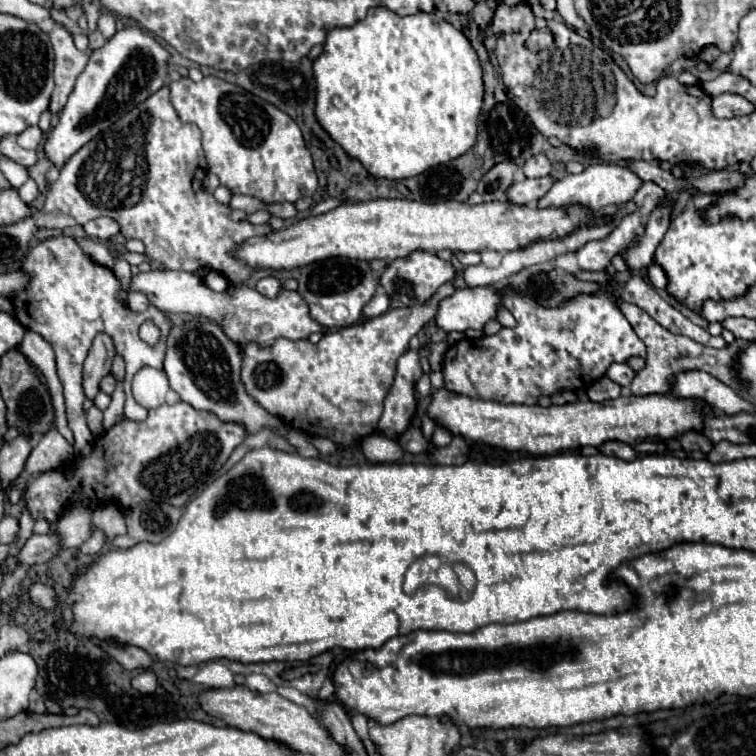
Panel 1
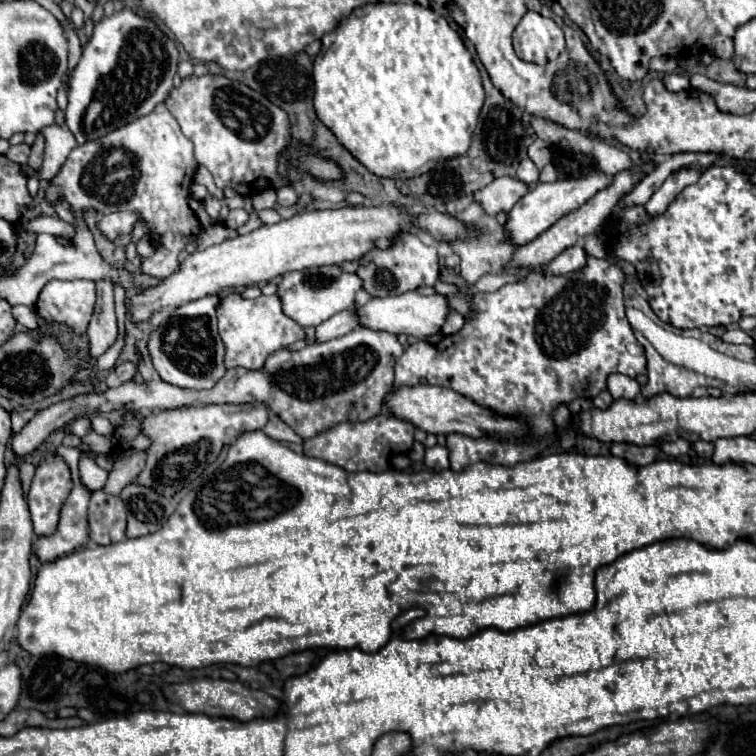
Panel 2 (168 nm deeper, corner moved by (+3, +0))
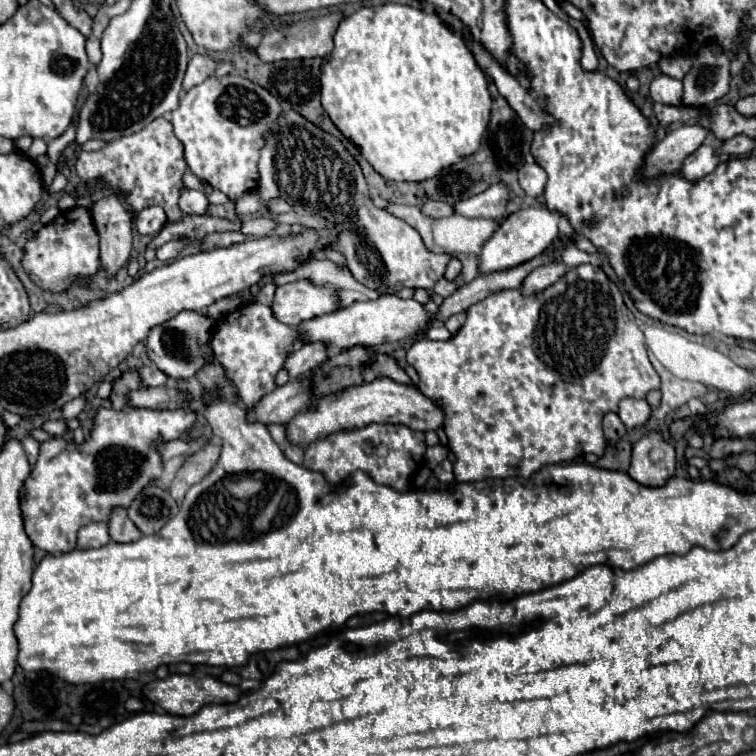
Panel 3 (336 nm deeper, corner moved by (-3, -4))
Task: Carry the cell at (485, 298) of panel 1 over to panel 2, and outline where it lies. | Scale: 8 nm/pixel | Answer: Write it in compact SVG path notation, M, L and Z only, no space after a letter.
M406 292L402 296L372 298L368 304L356 306L356 308L362 308L362 326L374 328L374 330L386 330L392 334L406 334L406 336L414 336L414 338L426 338L426 336L438 334L448 318L448 314L452 312L446 296L442 296L442 294L422 296L418 292Z

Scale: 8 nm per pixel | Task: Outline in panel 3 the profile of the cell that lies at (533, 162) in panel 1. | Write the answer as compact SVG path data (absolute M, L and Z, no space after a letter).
M524 164L518 172L518 182L522 186L522 190L536 198L544 192L544 186L546 186L546 172L538 166L538 164Z

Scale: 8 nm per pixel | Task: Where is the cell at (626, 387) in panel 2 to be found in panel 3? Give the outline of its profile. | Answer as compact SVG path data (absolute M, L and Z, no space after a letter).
M624 398L620 402L620 410L618 416L620 420L626 424L628 430L634 428L642 428L648 420L650 420L650 406L646 400L632 400L632 398Z

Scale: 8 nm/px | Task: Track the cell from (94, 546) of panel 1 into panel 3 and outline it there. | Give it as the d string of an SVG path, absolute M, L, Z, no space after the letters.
M116 508L112 512L108 528L110 528L110 538L114 542L134 542L142 536L142 532L132 524L132 520L128 520L124 508Z

